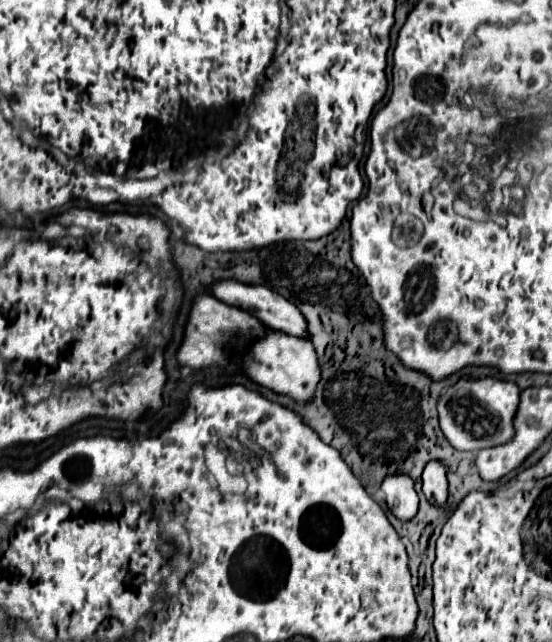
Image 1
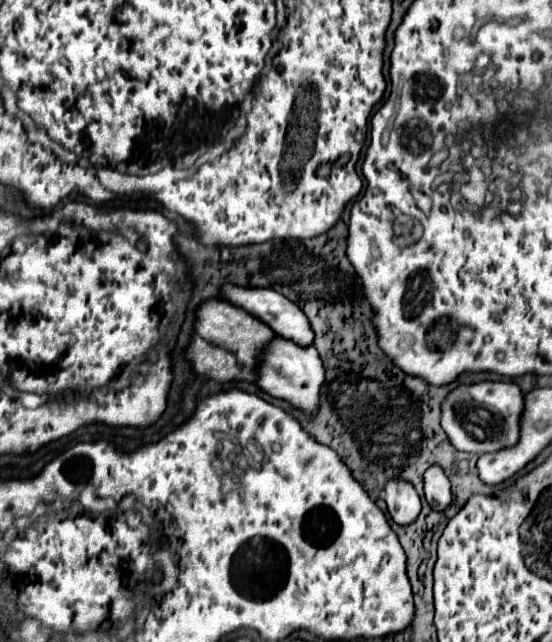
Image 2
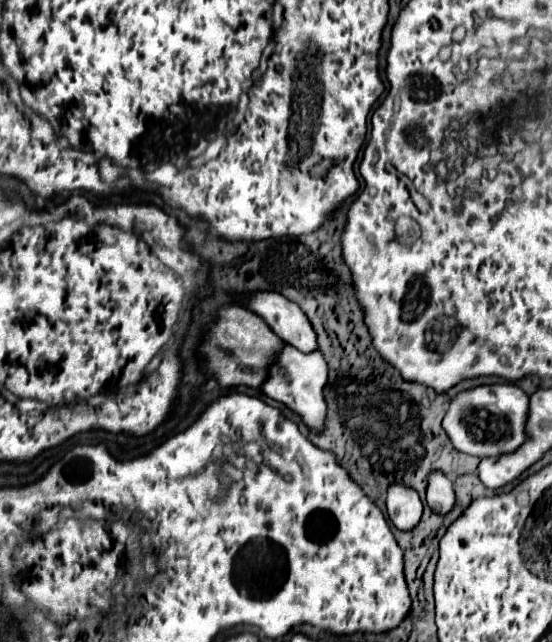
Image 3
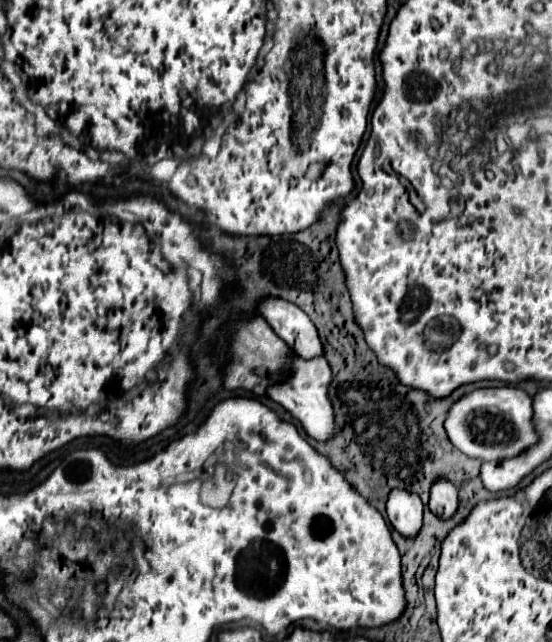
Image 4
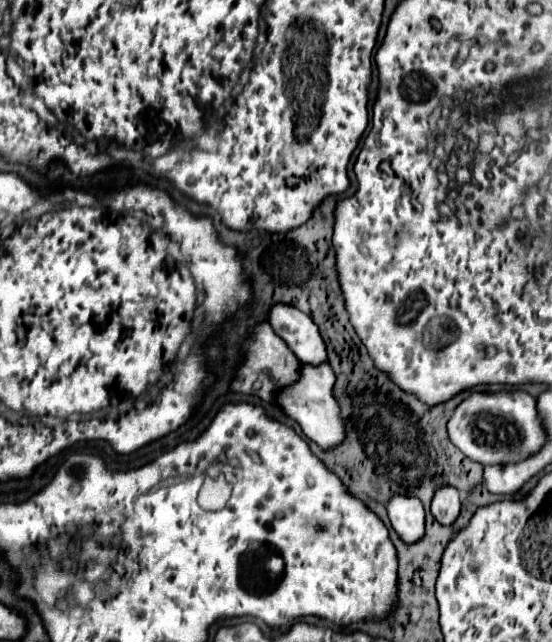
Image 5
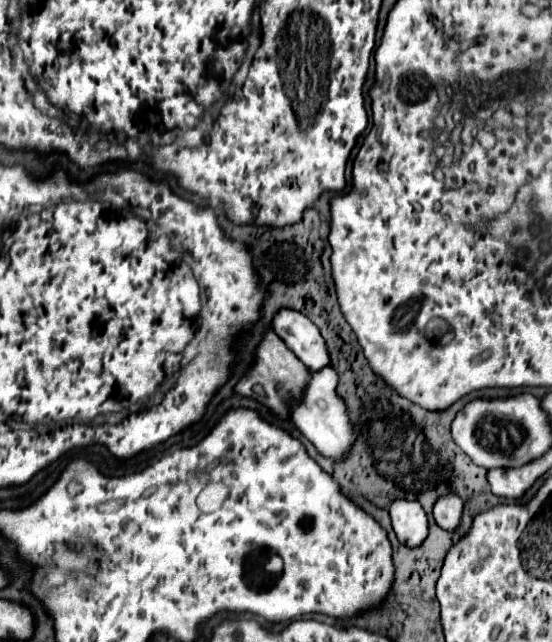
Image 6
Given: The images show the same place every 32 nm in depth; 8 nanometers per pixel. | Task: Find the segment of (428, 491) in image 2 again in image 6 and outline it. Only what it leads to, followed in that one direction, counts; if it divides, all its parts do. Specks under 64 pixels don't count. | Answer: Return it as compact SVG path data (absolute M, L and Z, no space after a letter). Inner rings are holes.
M444 492L444 496L440 496L440 500L436 500L432 514L440 528L450 530L450 532L456 530L460 516L462 516L460 496L456 492Z

